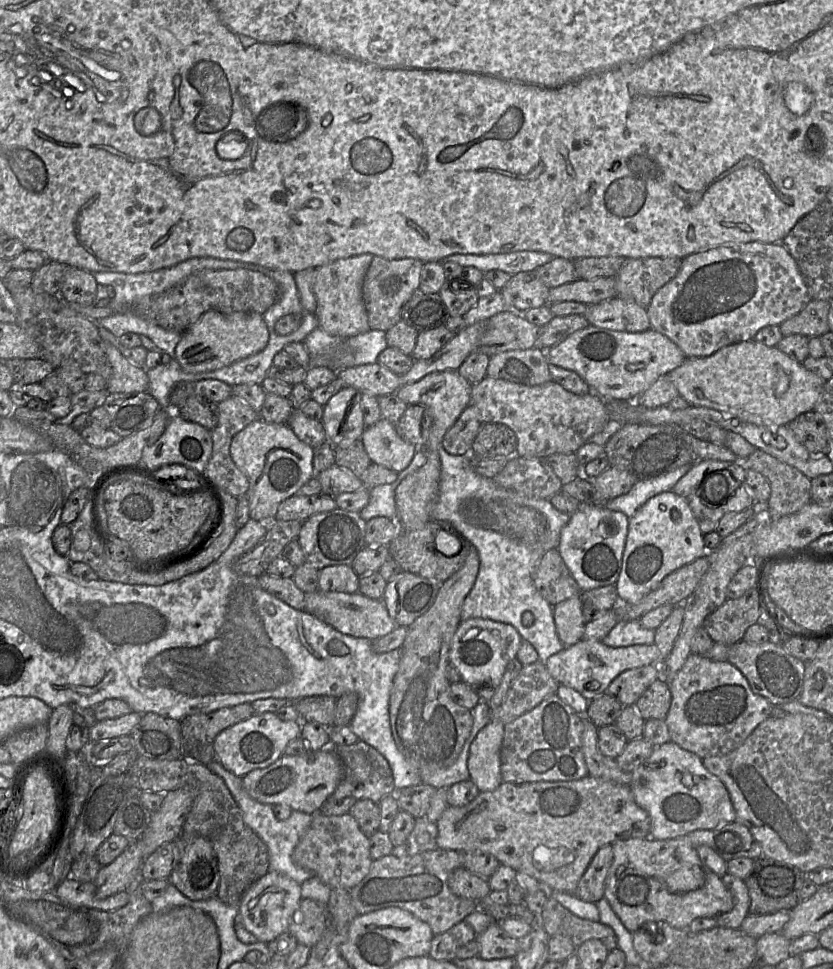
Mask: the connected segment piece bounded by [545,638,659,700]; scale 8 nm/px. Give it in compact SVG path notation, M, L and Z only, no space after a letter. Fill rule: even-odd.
M582 638L550 656L545 662L549 674L561 685L578 691L587 700L605 693L609 684L622 672L633 668L658 664L659 649L656 645L609 647L602 641Z

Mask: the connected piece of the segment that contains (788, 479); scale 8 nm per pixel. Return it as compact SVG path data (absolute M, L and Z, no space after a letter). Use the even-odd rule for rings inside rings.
M758 448L745 459L737 459L737 461L746 470L755 470L768 479L771 486L771 495L768 499L768 512L772 520L778 520L781 517L794 514L811 502L811 479L795 467Z

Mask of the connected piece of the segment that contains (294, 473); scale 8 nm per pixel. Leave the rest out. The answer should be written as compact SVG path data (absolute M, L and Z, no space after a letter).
M260 417L238 432L232 439L230 455L246 475L249 488L249 516L261 523L274 520L278 506L314 476L314 449L299 440L288 424L268 423Z

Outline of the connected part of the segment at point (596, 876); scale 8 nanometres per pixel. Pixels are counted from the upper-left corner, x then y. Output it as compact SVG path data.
M612 845L601 847L580 879L574 895L590 903L600 901L604 897L605 880L613 859Z

